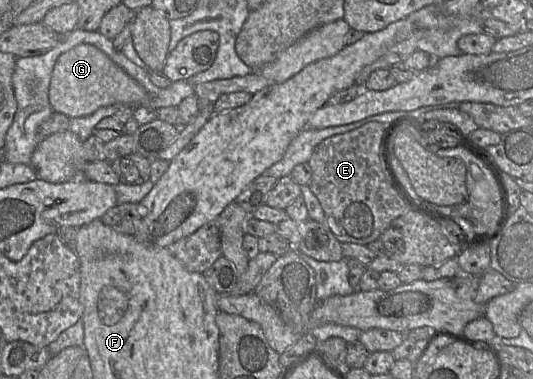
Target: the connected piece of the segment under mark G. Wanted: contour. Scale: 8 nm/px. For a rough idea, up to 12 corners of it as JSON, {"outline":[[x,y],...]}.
{"outline":[[80,44],[56,60],[53,111],[83,117],[151,95],[104,52]]}

